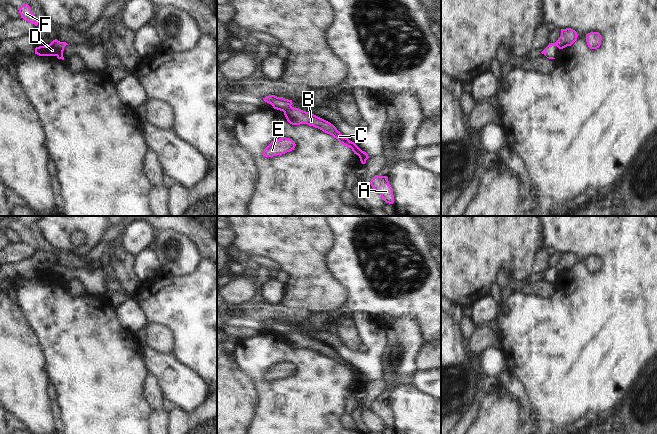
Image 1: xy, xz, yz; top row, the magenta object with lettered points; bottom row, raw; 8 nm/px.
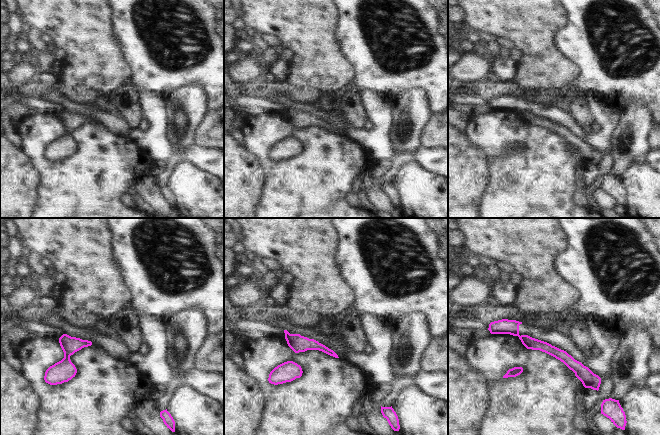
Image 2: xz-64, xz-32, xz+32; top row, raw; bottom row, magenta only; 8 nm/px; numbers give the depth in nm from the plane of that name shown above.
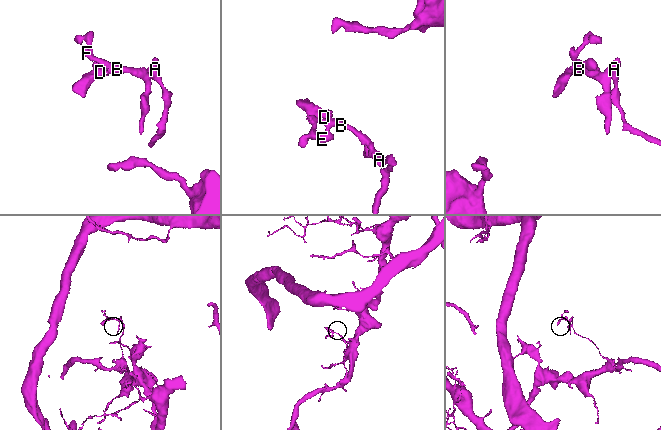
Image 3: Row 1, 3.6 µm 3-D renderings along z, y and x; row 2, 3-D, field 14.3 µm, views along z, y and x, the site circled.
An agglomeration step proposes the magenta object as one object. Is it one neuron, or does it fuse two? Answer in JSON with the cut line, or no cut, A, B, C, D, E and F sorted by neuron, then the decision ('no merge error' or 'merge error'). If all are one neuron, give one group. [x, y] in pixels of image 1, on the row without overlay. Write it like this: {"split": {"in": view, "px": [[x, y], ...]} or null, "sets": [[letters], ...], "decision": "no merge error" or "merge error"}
{"split": {"in": "xz", "px": [[290, 329], [282, 334]]}, "sets": [["A", "B", "C", "E", "F"], ["D"]], "decision": "merge error"}

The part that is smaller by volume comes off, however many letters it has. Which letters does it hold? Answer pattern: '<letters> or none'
D

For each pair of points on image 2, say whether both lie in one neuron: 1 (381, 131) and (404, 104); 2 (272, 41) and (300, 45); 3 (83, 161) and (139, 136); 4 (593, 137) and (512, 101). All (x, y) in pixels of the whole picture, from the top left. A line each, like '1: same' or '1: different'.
1: different
2: different
3: different
4: same

